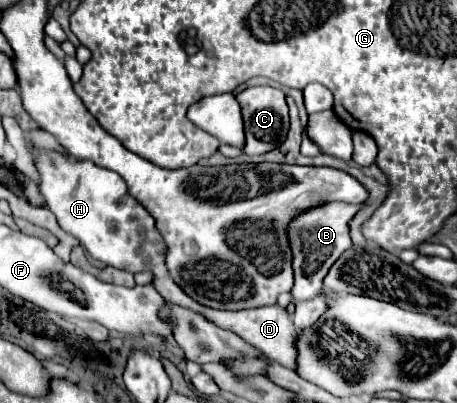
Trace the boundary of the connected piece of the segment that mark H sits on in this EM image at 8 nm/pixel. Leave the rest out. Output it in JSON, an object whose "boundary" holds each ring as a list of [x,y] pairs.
{"boundary":[[[40,153],[36,159],[36,169],[40,171],[40,177],[42,177],[40,193],[48,209],[56,215],[60,227],[66,233],[74,235],[94,259],[98,259],[104,265],[128,271],[132,275],[142,271],[152,271],[154,267],[152,261],[160,261],[160,263],[166,261],[168,245],[156,227],[156,219],[144,209],[140,201],[136,201],[128,193],[128,185],[124,183],[124,179],[120,179],[120,175],[92,165],[92,161],[76,161],[60,153]]]}

